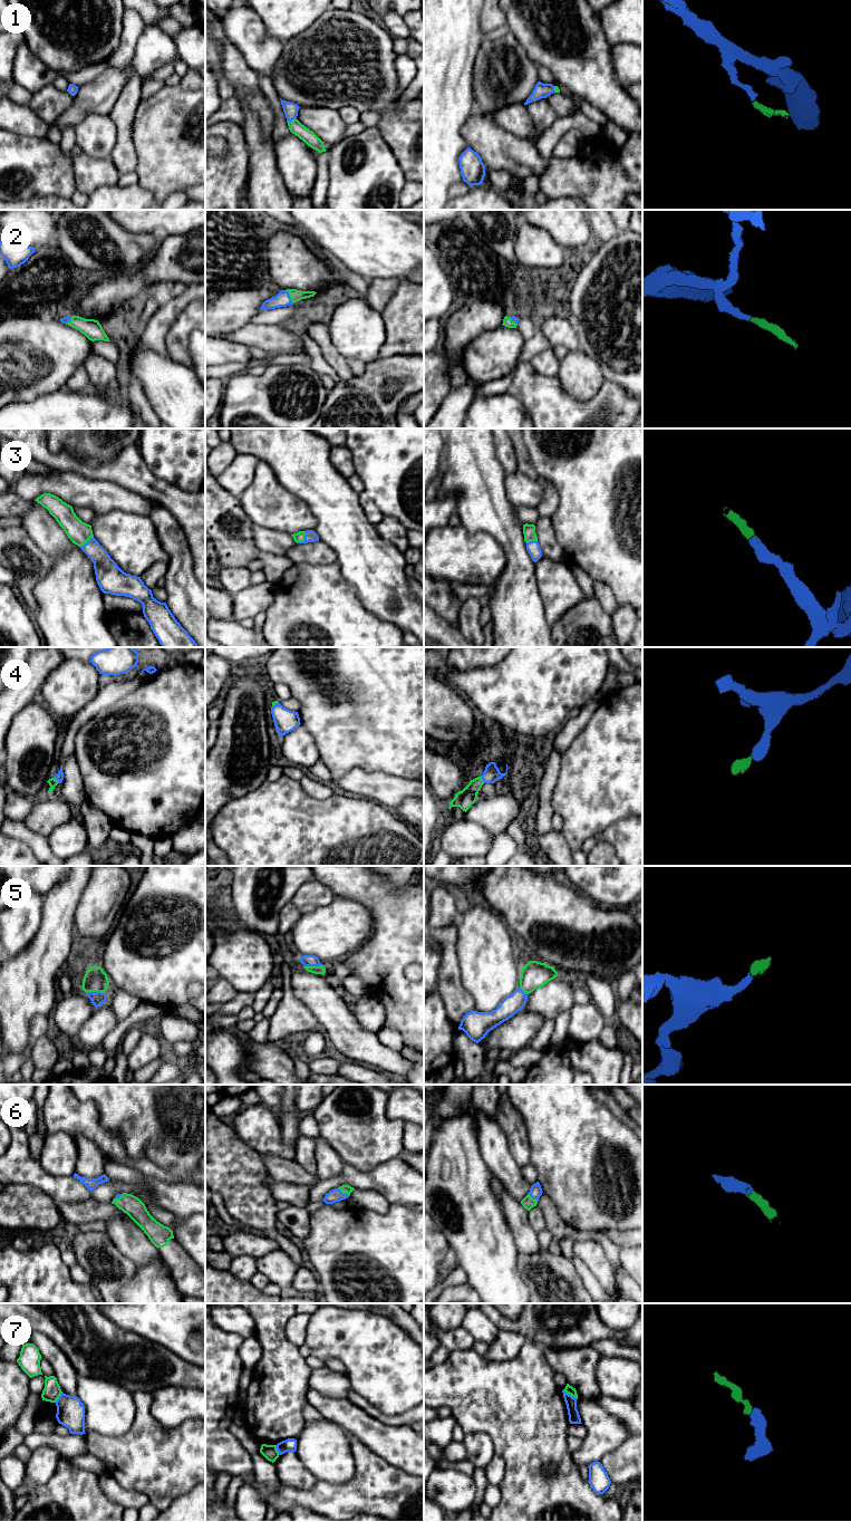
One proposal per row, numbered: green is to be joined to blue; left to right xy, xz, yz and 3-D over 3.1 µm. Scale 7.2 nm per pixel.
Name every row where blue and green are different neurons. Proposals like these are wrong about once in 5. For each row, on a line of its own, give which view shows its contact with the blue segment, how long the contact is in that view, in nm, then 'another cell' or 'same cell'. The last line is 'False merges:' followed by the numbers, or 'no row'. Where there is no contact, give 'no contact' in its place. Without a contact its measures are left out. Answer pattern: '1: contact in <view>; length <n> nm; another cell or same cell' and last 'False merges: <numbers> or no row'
1: contact in xz; length 80 nm; same cell
2: contact in xz; length 120 nm; same cell
3: contact in xz; length 110 nm; same cell
4: contact in yz; length 60 nm; same cell
5: contact in xy; length 140 nm; same cell
6: contact in xz; length 110 nm; same cell
7: contact in yz; length 120 nm; another cell
False merges: 7

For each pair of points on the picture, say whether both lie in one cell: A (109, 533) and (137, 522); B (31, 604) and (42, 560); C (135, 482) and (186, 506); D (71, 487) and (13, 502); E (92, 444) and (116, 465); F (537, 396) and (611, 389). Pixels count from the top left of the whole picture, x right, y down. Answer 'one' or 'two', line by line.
A: one
B: one
C: one
D: two
E: two
F: one

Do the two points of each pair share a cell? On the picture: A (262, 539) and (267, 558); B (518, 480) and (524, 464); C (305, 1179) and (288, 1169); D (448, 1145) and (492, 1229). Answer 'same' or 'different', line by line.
A: different
B: different
C: same
D: same

